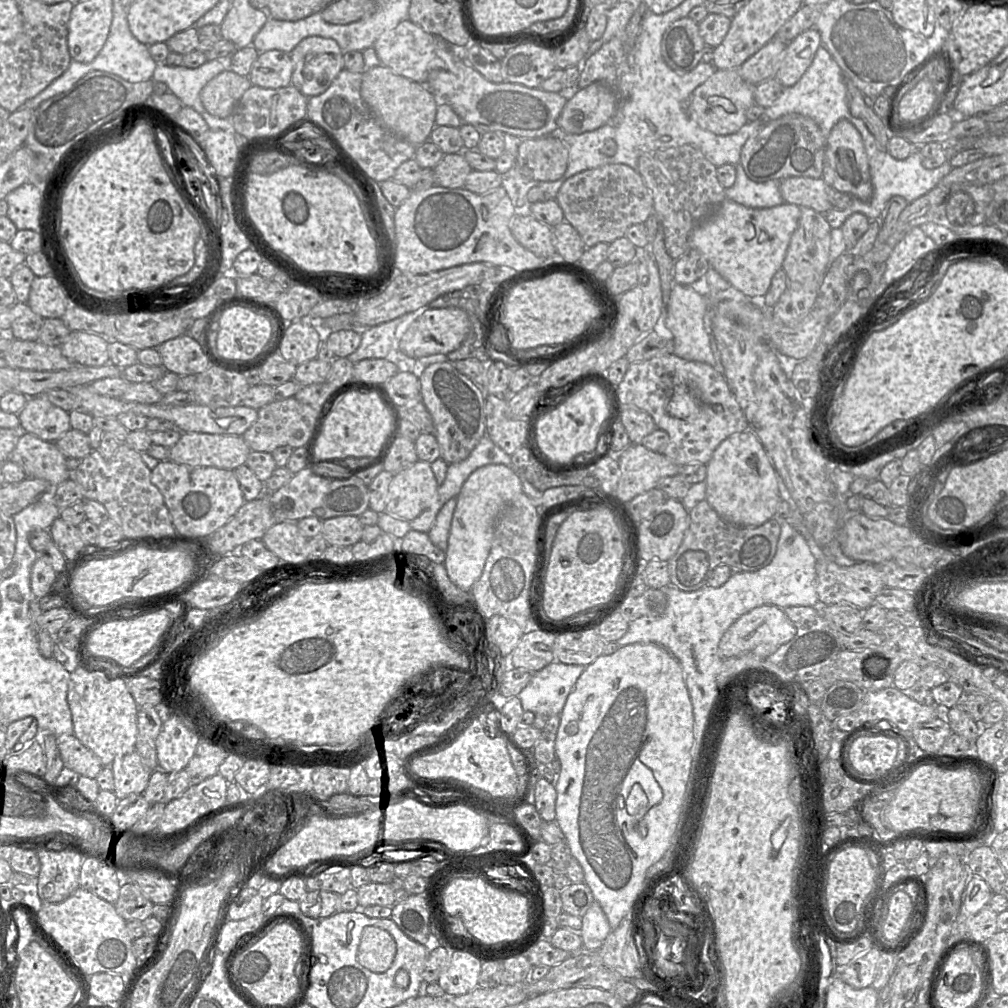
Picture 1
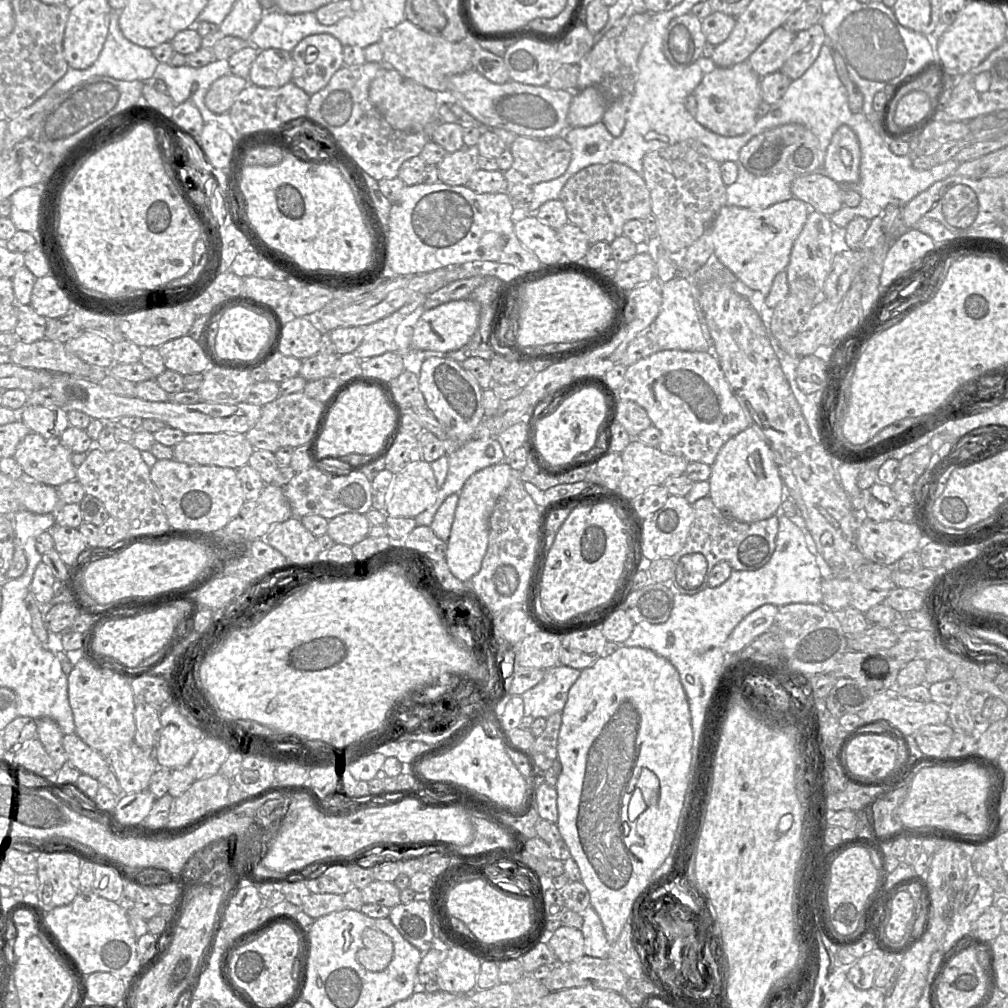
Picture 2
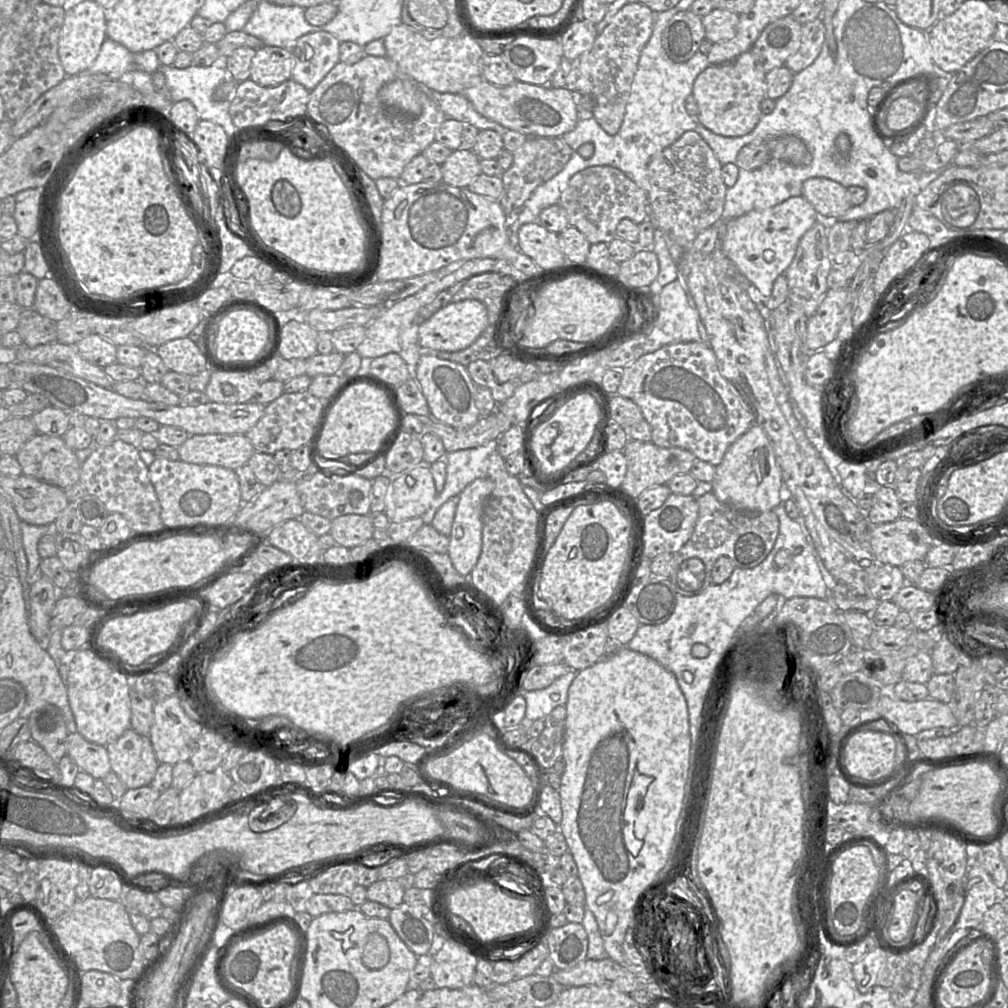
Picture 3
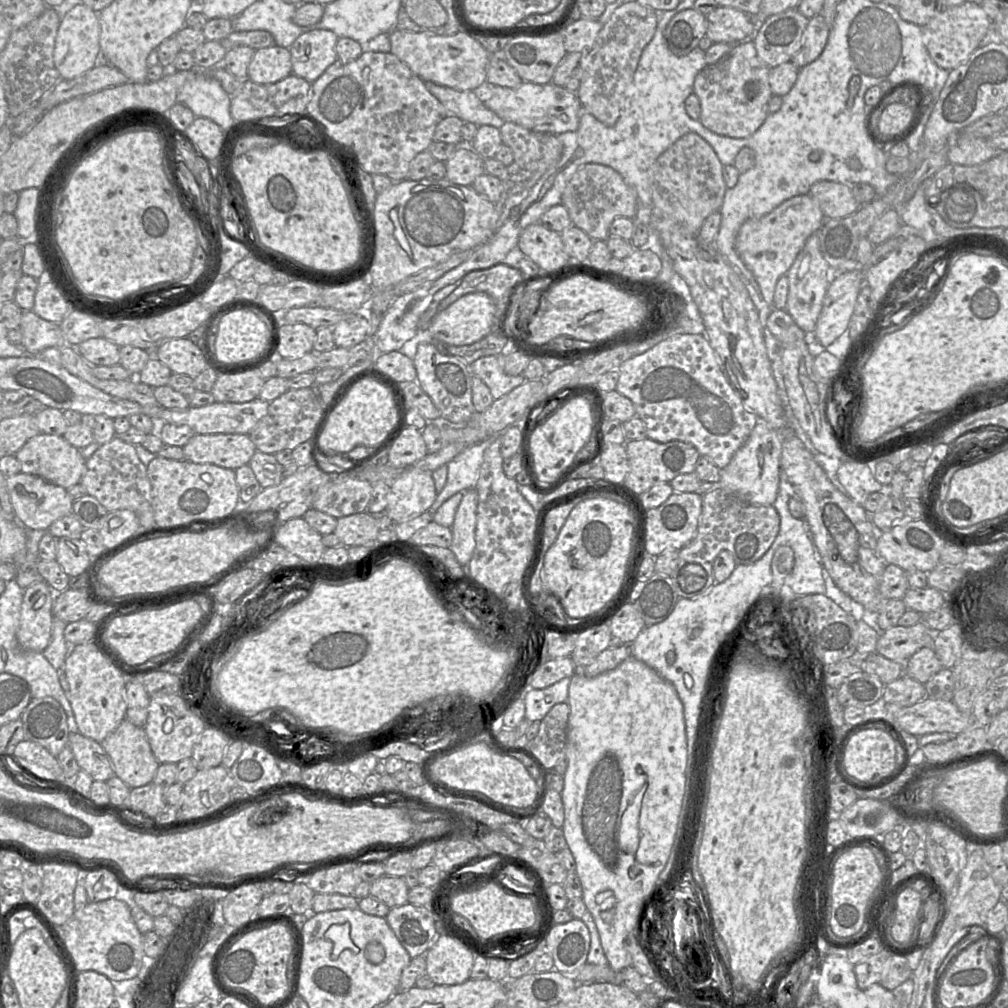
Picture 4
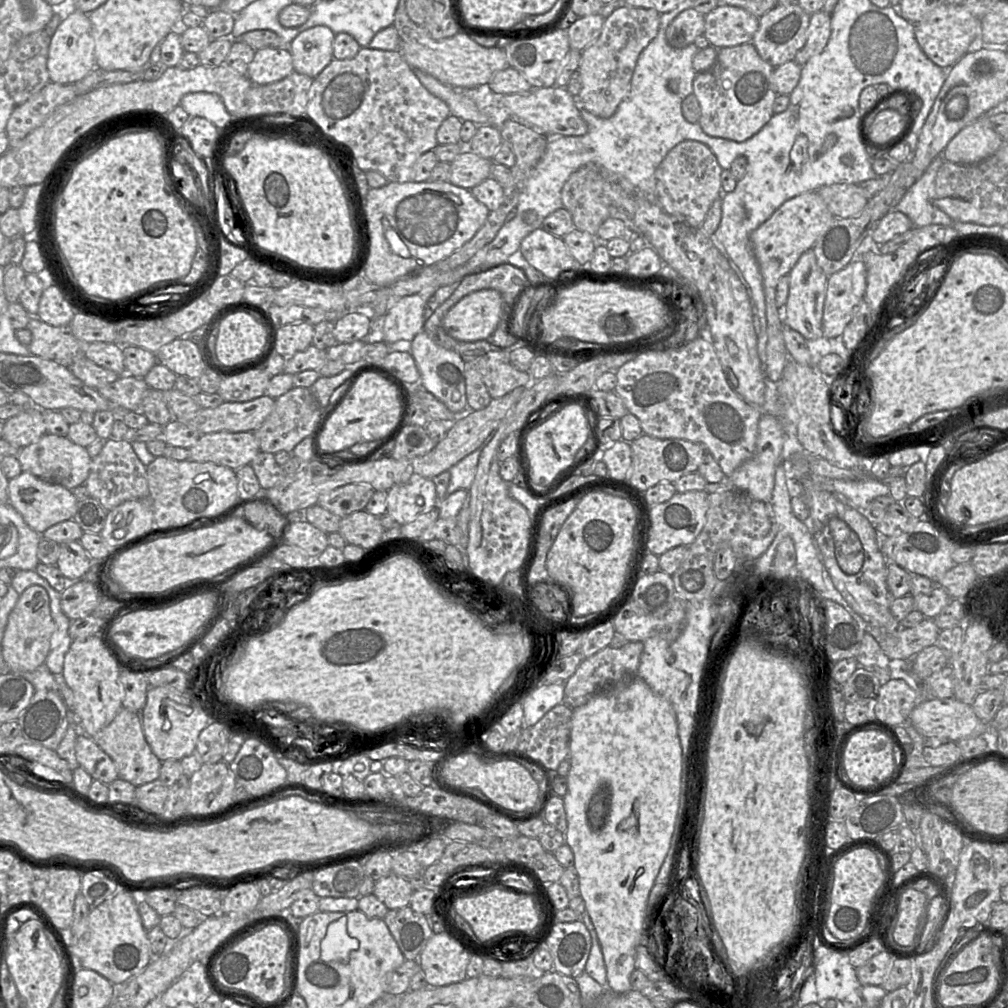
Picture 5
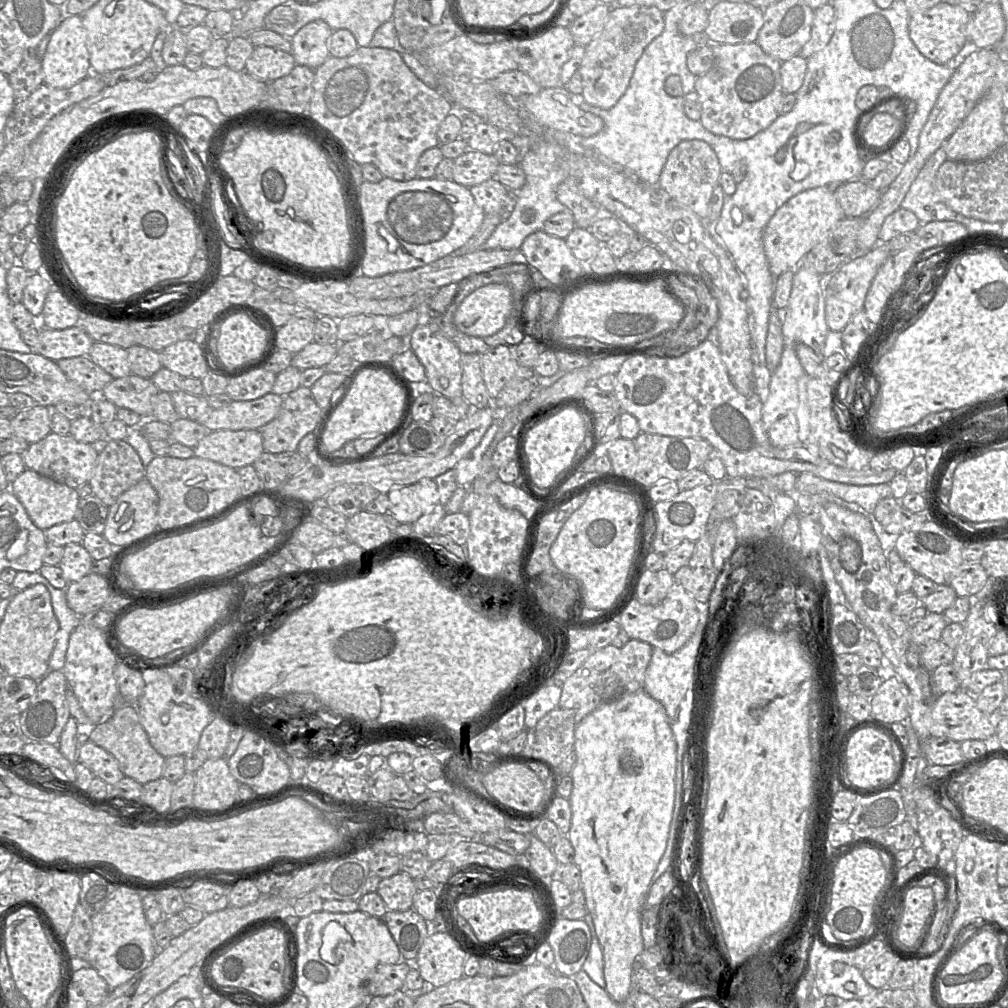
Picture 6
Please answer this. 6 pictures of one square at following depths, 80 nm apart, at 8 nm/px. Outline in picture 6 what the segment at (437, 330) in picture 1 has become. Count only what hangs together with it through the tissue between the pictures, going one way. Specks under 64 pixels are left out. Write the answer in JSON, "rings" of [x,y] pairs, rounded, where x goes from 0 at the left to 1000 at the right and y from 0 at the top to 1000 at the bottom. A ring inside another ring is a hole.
{"rings":[[[484,282],[465,292],[454,304],[449,320],[458,330],[471,334],[487,333],[502,321],[509,292],[501,282]]]}

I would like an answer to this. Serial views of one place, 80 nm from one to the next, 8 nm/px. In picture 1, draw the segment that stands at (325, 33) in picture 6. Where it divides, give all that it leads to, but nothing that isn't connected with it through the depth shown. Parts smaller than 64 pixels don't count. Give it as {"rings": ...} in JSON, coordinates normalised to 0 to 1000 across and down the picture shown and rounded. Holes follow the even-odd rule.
{"rings":[[[304,37],[290,50],[288,56],[291,62],[289,83],[305,97],[322,91],[341,68],[340,52],[328,38]]]}

